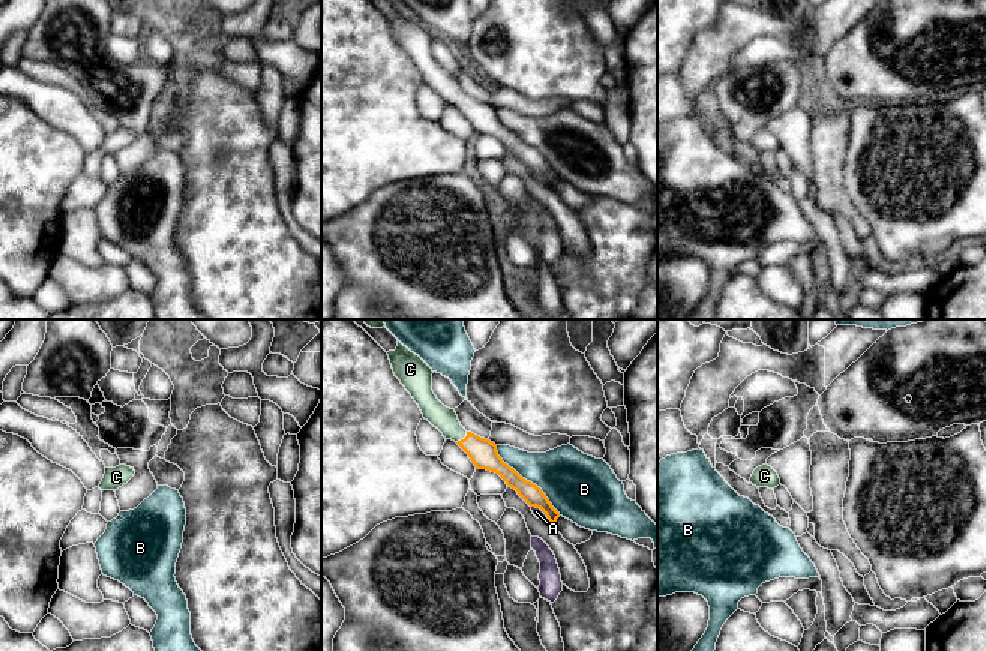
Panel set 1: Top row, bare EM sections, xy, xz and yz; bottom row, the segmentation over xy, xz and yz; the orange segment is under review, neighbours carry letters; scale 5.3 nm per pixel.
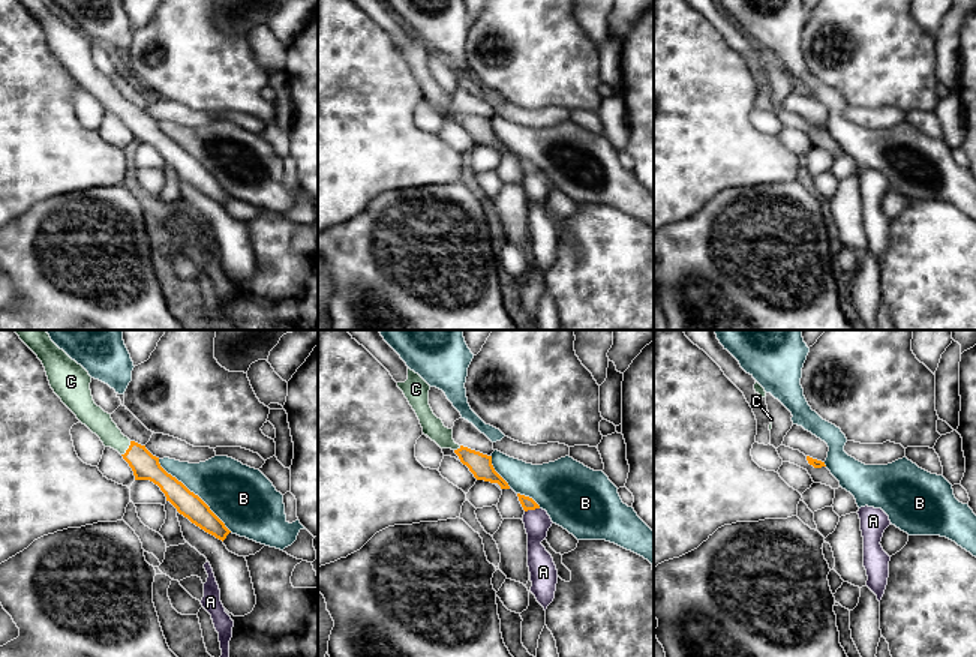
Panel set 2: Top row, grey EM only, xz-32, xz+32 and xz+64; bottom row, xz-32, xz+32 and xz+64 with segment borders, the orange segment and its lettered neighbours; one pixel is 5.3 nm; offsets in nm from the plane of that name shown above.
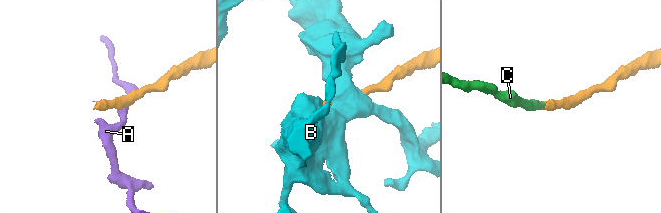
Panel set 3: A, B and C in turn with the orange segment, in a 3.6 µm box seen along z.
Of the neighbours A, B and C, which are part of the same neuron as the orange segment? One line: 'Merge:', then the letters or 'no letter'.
Merge: C

